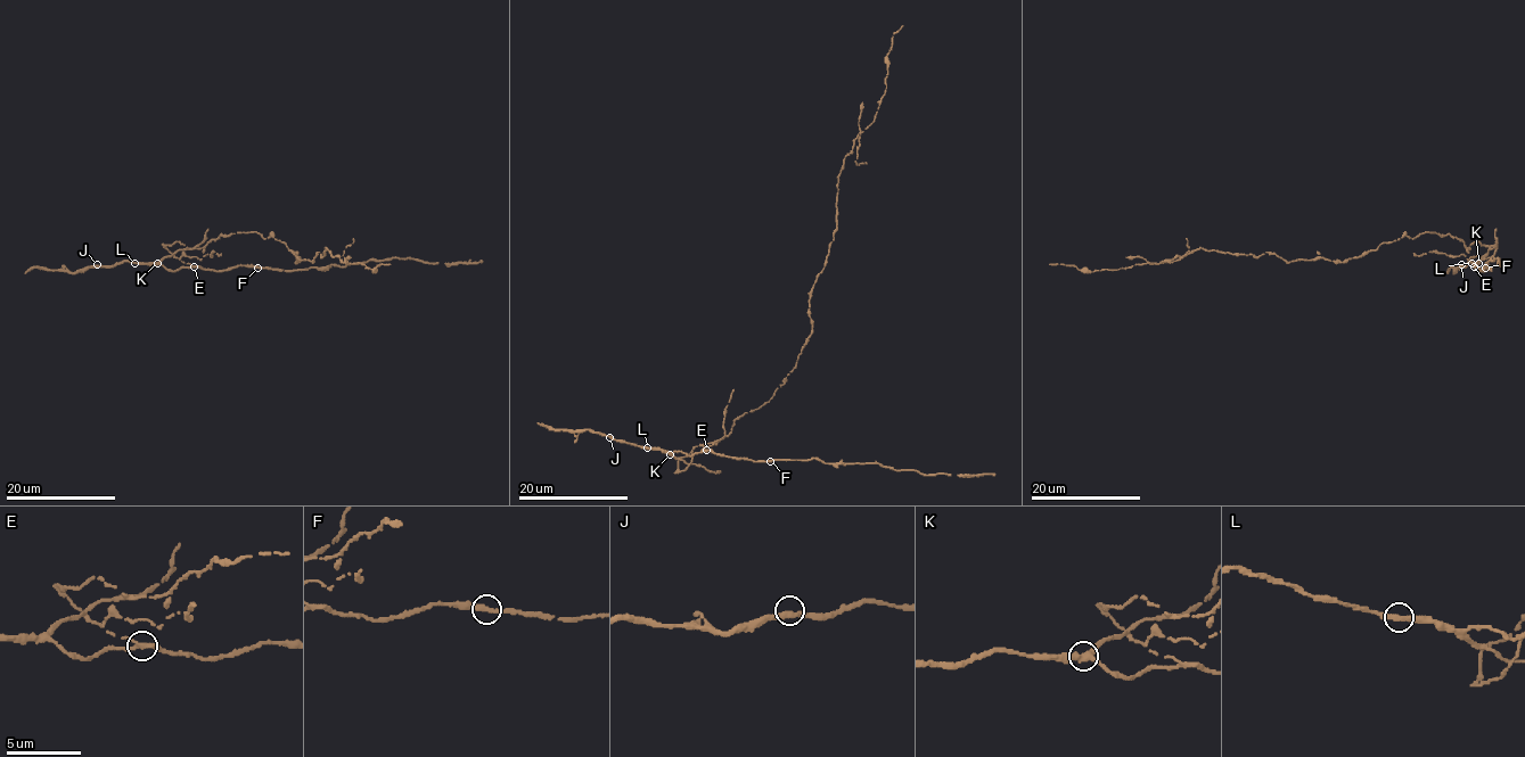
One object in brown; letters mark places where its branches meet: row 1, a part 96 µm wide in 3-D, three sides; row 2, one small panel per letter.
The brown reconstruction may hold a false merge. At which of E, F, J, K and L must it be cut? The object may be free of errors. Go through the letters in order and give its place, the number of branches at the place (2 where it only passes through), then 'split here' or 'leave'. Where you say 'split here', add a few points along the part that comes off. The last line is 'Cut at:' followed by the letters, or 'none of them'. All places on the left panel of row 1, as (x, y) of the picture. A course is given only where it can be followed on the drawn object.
E: place (194, 266); branches 3; split here; course (194, 265), (165, 245), (202, 248), (253, 231), (285, 243), (297, 262), (326, 248), (346, 264), (391, 264)
F: place (257, 268); branches 2; leave
J: place (97, 264); branches 2; leave
K: place (157, 263); branches 3; leave
L: place (134, 263); branches 2; leave
Cut at: E

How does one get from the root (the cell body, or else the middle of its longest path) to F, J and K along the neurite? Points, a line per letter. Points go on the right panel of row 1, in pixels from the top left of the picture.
F: (1432, 233), (1459, 238), (1466, 248), (1476, 241), (1493, 245), (1495, 252), (1475, 265), (1482, 271), (1485, 268)
J: (1432, 233), (1466, 248), (1476, 241), (1495, 247), (1477, 261), (1478, 271), (1472, 262), (1461, 264)
K: (1432, 233), (1459, 238), (1466, 248), (1476, 241), (1493, 245), (1490, 257), (1477, 261), (1478, 271), (1478, 263)

